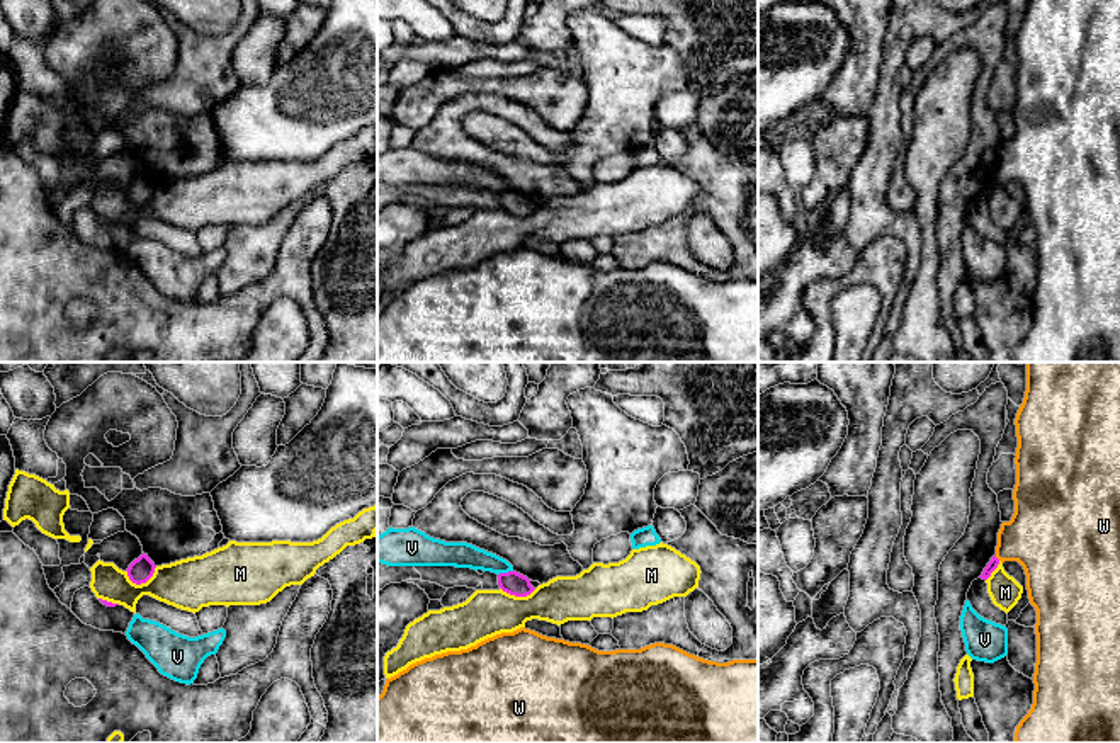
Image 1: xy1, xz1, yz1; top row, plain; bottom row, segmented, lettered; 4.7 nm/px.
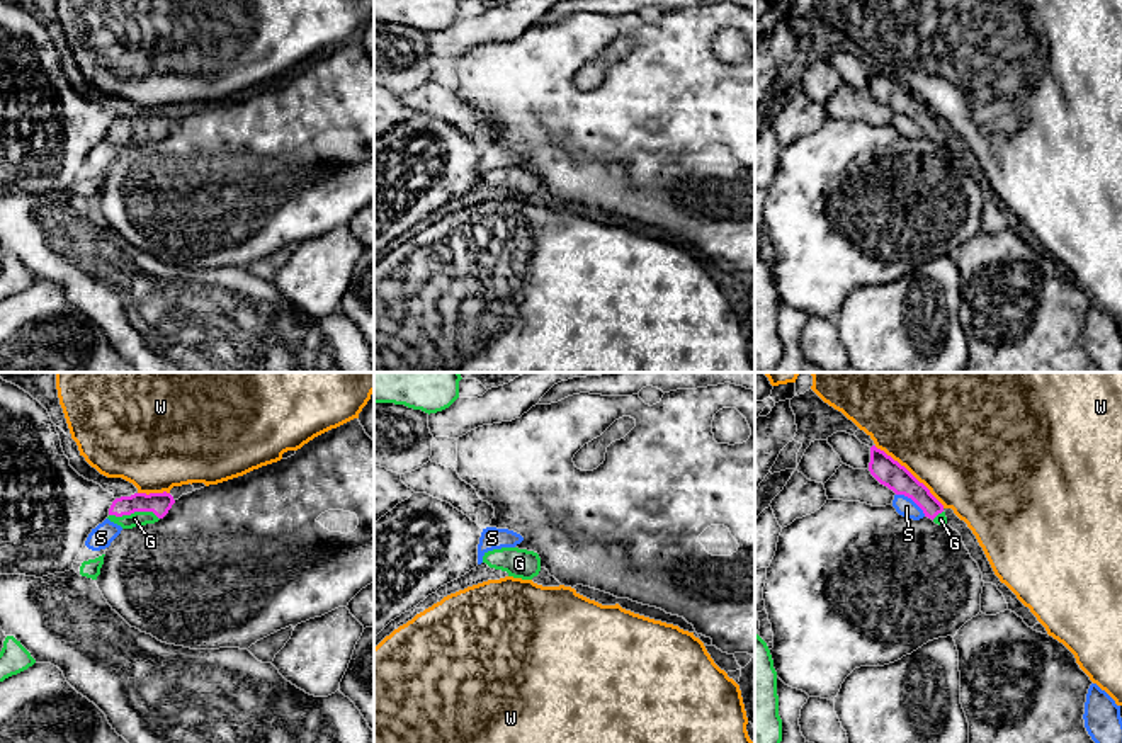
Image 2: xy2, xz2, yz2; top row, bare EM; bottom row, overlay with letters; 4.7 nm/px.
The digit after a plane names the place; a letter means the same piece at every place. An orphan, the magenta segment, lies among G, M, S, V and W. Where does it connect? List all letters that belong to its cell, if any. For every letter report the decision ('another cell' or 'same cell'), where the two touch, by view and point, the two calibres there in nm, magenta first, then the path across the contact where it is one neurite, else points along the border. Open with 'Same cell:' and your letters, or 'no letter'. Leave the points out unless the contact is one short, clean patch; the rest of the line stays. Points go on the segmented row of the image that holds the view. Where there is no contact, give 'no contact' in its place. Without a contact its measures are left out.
Same cell: G
G: same cell | xy2 (135, 510) | 100/70 nm | across xy2 (158, 504), (150, 509), (135, 510), (135, 519)
M: another cell | xy1 (143, 582) | 110/240 nm | along xy1 (157, 567), (140, 584), (135, 584), (126, 575)
S: another cell | yz2 (912, 499) | 130/90 nm
V: another cell | xz1 (505, 573) | 110/130 nm | along xz1 (512, 570), (498, 575)
W: another cell | yz2 (908, 471) | 130/500 nm

